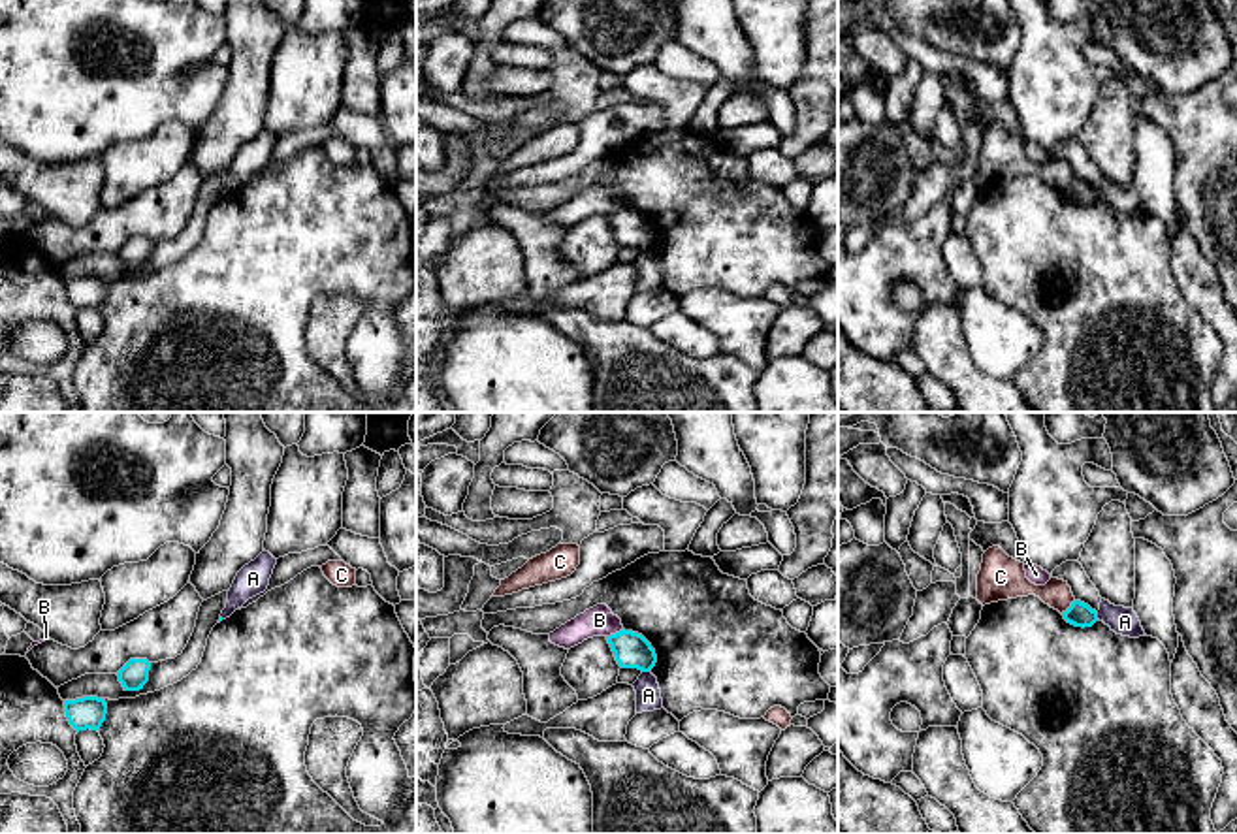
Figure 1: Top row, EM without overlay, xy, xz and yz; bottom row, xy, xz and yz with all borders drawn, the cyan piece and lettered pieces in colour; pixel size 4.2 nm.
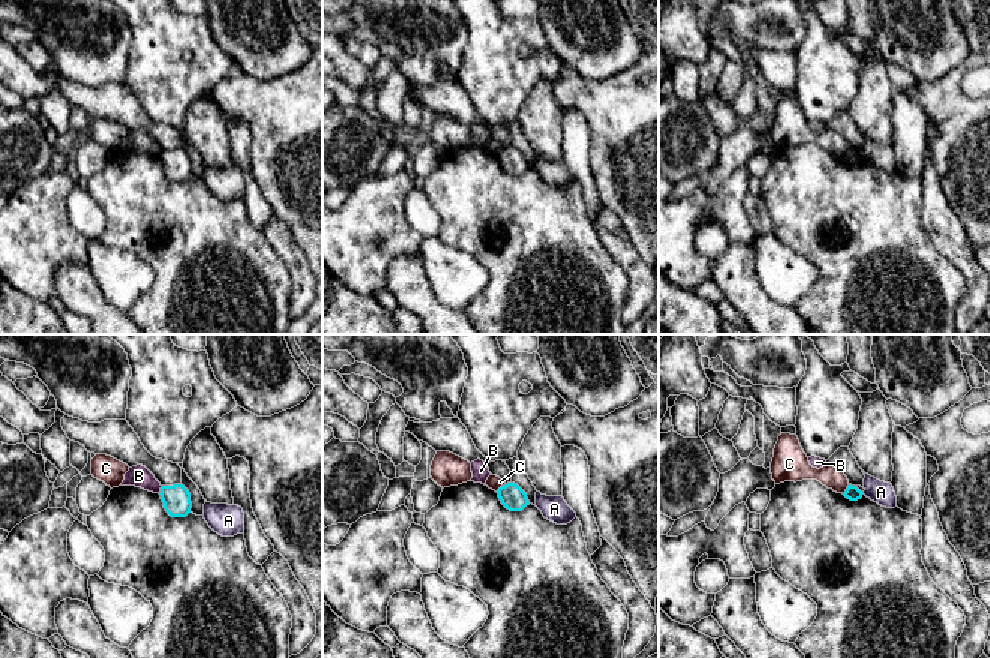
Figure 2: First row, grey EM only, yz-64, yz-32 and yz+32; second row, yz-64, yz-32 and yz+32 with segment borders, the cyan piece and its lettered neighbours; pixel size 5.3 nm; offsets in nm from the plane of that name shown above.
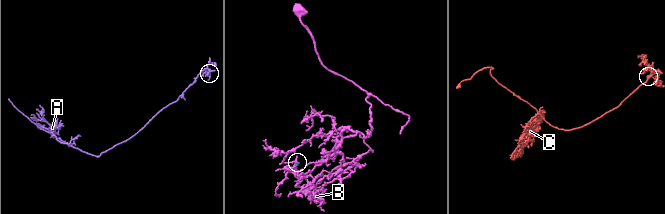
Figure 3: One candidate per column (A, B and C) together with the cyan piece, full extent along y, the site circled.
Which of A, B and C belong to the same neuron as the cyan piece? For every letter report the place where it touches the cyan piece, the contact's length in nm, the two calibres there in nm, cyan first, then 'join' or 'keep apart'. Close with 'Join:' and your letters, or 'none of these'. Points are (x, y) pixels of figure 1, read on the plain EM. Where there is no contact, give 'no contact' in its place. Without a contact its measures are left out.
A: contact xz (646, 249); length 30 nm; calibres 160 and 110 nm; keep apart
B: contact xz (616, 211); length 90 nm; calibres 160 and 130 nm; keep apart
C: contact yz (1070, 185); length 90 nm; calibres 110 and 120 nm; keep apart
Join: none of these

